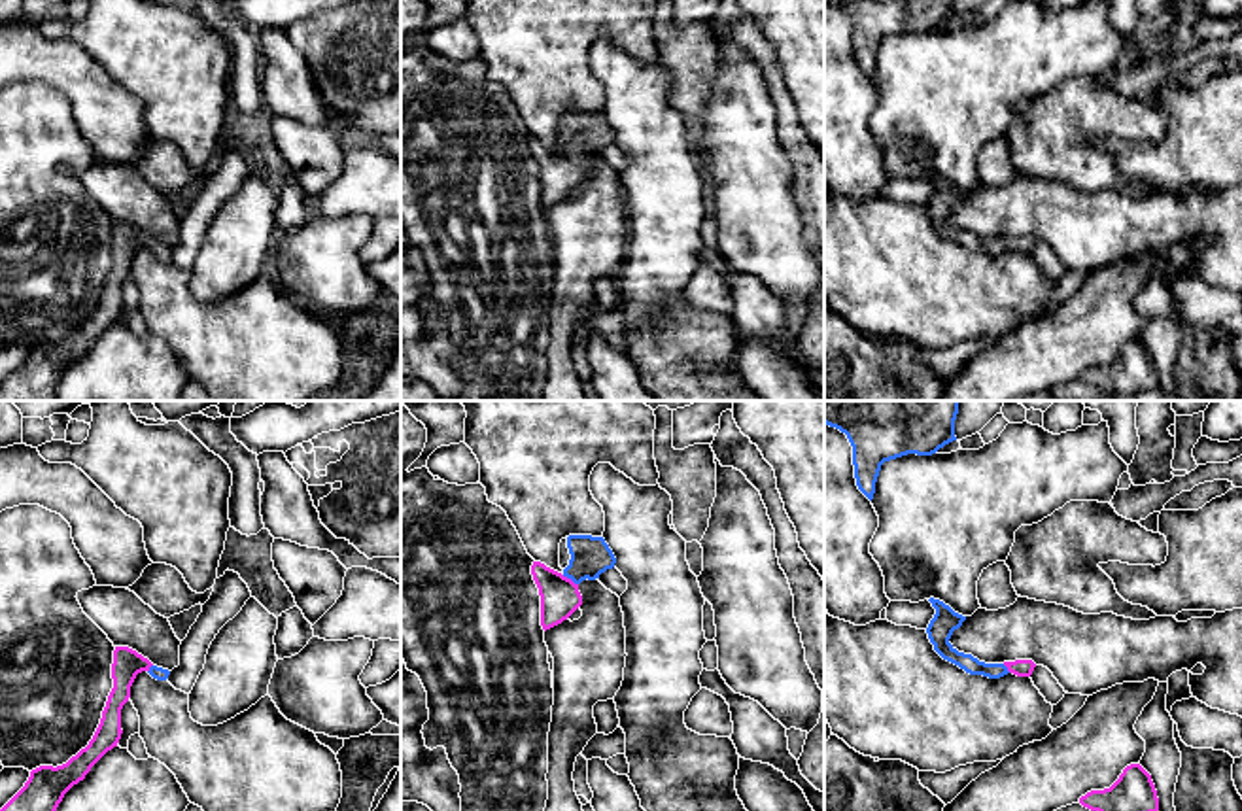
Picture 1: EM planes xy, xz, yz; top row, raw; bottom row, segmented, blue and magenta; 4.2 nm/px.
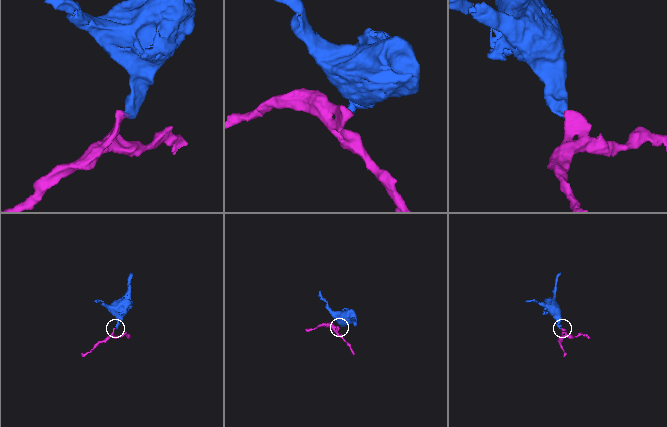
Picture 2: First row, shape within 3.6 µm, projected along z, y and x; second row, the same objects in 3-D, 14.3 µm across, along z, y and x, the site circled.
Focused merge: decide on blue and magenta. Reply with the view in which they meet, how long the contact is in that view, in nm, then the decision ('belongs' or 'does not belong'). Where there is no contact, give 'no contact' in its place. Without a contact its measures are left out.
contact in xz; length 80 nm; belongs

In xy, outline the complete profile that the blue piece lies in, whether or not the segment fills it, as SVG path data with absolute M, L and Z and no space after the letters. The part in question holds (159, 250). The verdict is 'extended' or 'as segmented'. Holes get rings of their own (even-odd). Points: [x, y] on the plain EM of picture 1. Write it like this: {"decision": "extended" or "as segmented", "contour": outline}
{"decision": "extended", "contour": "M115 223L112 255L113 265L102 287L100 301L85 325L62 342L40 342L30 348L25 363L0 386L0 401L53 401L53 391L64 371L85 355L91 344L121 316L121 285L130 274L138 250L147 248L166 257L170 248L153 242L129 223Z"}

